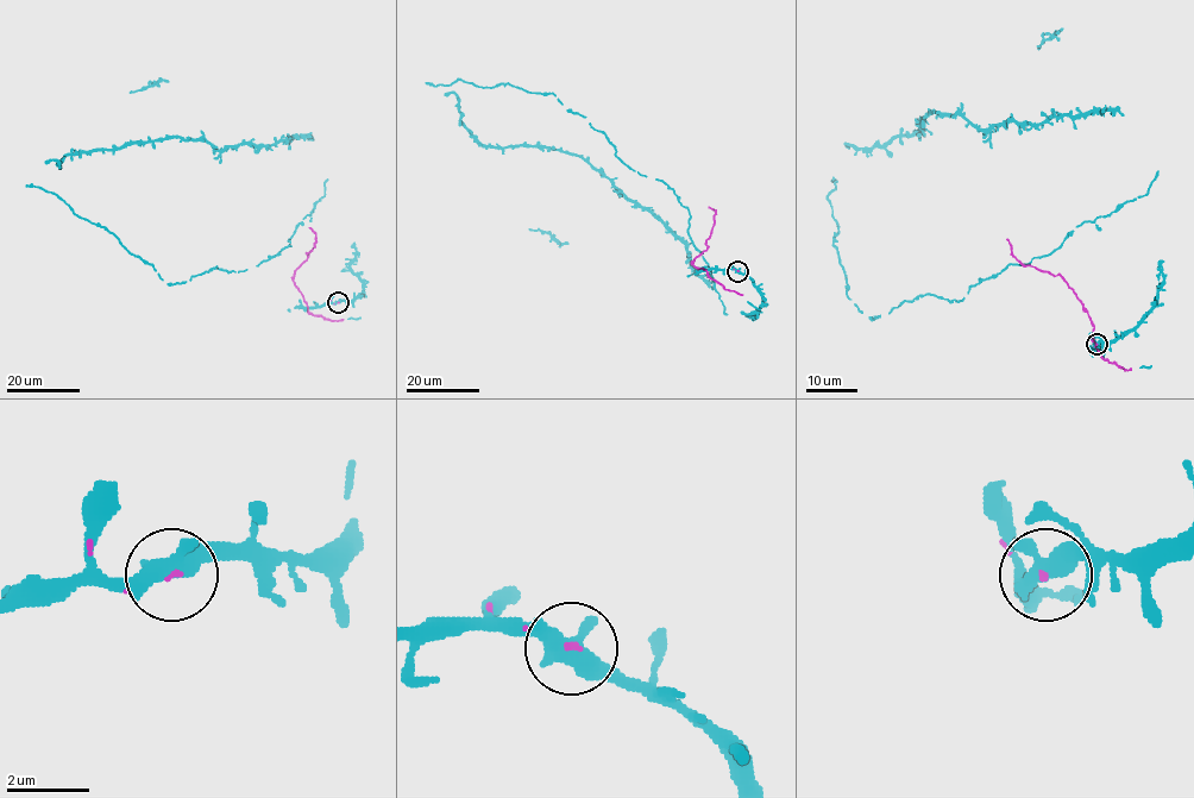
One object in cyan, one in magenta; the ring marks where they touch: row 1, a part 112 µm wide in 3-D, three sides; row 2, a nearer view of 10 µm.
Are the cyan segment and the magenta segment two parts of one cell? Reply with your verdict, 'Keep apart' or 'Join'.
Join

